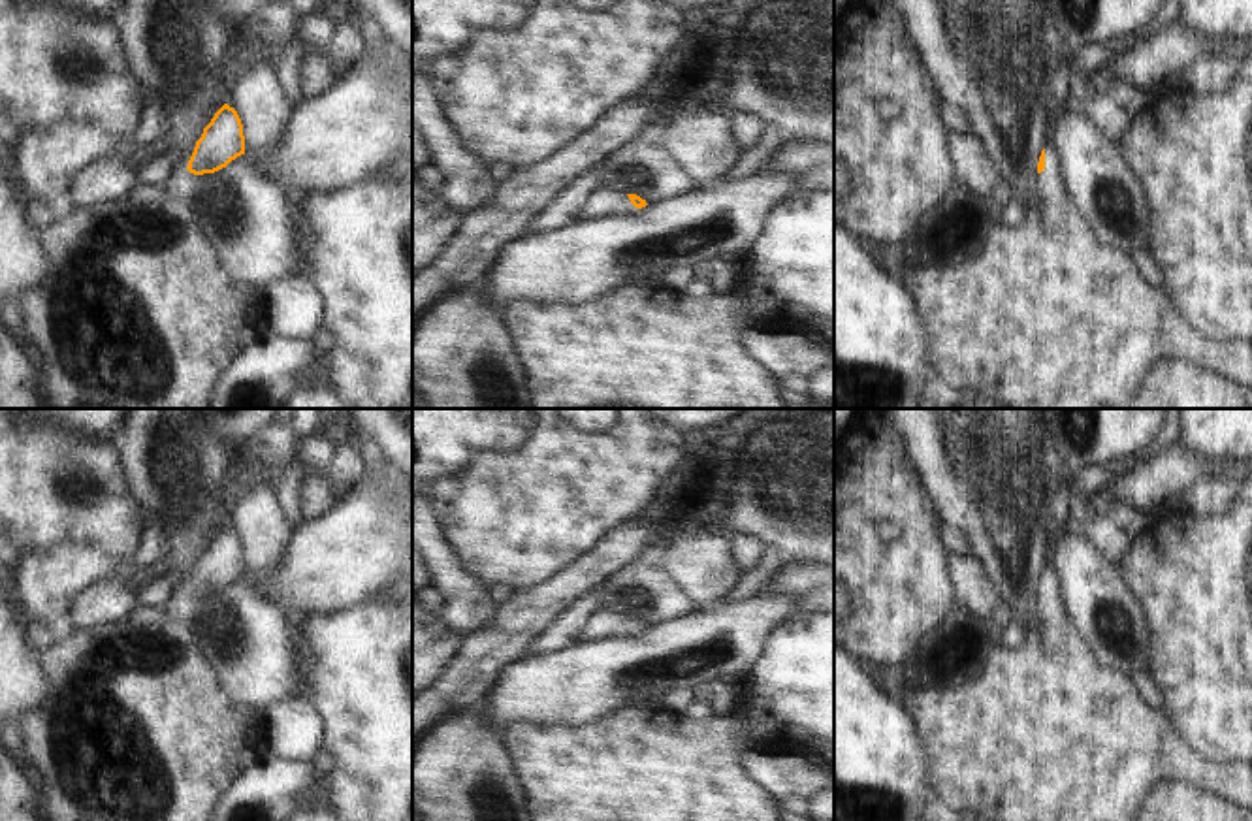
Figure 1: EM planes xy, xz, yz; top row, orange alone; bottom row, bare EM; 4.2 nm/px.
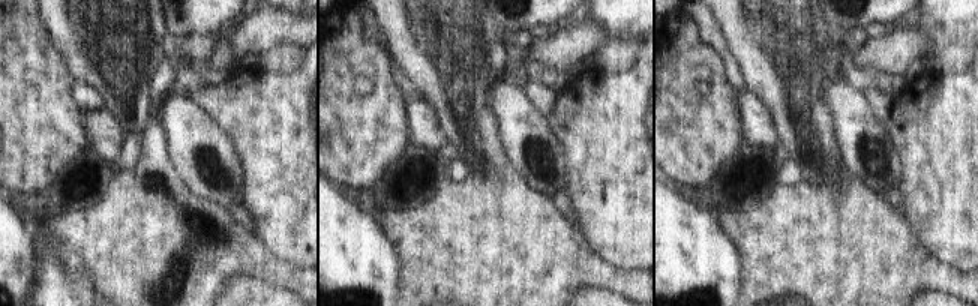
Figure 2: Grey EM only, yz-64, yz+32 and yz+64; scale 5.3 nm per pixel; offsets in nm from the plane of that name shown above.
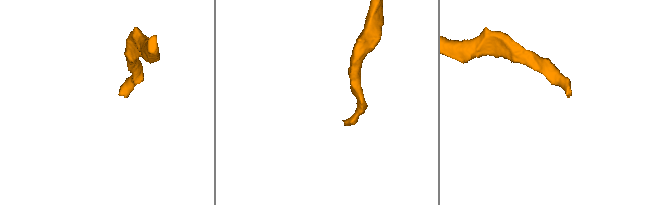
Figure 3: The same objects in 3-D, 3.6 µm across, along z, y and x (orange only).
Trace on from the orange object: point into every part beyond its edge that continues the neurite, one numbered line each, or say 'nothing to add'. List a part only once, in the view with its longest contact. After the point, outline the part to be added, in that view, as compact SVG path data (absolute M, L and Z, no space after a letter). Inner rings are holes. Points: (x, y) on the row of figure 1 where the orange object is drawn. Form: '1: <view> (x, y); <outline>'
1: yz (1045, 317); M1047 141L1043 149L1045 169L1037 175L1024 224L998 224L973 258L911 262L904 267L904 281L928 330L936 367L928 405L953 403L975 392L1009 409L1130 409L1150 369L1164 360L1184 360L1244 390L1252 388L1252 345L1207 339L1175 309L1165 290L1152 288L1139 275L1130 254L1101 245L1064 188L1052 143Z

